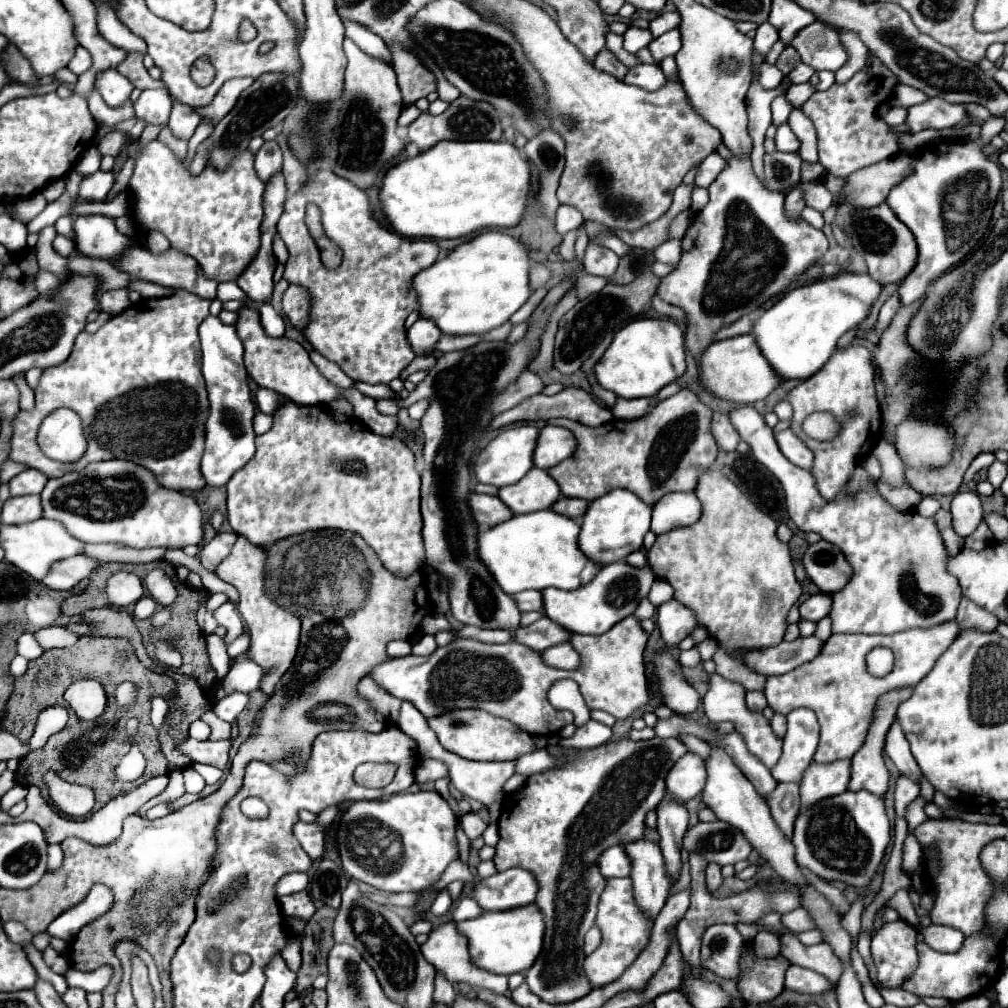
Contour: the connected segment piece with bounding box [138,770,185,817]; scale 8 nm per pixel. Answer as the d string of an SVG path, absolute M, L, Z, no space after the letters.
M177 770L171 772L169 773L168 777L169 777L169 782L165 791L161 795L158 795L157 797L150 799L145 805L143 805L143 809L140 809L138 815L144 817L146 812L153 806L163 801L175 800L181 797L185 793L182 771Z

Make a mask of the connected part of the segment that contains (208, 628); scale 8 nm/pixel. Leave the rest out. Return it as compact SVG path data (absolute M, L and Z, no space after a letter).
M203 603L203 605L199 607L199 611L197 611L197 623L199 623L199 627L201 627L201 631L203 631L205 635L213 633L213 631L219 627L217 619L213 617L213 613L207 609L205 603Z

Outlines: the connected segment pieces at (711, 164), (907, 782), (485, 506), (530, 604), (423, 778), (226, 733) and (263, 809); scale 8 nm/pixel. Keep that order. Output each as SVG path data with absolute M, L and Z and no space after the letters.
M711 153L707 155L701 163L699 163L699 169L697 169L697 175L695 175L695 181L697 181L697 187L709 187L709 183L715 181L715 177L725 169L725 159L719 157L717 153Z
M899 777L897 779L897 789L895 789L895 811L897 817L905 817L905 811L909 807L909 803L913 799L919 797L919 785L915 785L911 779L907 777Z
M473 493L469 497L469 507L471 507L473 517L477 519L477 525L481 529L499 525L499 523L513 517L513 511L509 511L509 507L505 507L505 503L499 497L493 497L493 495Z
M521 591L513 595L521 607L521 611L541 611L543 613L543 597L537 591Z
M423 759L417 767L415 767L415 783L423 785L423 783L431 783L437 781L441 777L445 777L445 763L437 761L437 759Z
M213 709L205 711L201 719L211 727L211 737L209 737L209 739L221 741L221 739L229 739L229 737L231 737L231 725L225 723L225 721L221 721L221 719L213 713Z
M247 797L243 803L241 803L241 811L247 815L247 817L265 817L267 815L267 805L259 799L259 797Z

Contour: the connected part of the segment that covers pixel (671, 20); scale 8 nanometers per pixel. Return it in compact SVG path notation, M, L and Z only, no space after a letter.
M675 11L675 13L661 13L661 15L657 15L657 17L651 21L649 31L651 31L653 39L657 39L659 35L667 33L669 29L675 29L679 23L681 23L681 17L677 15L677 11Z

